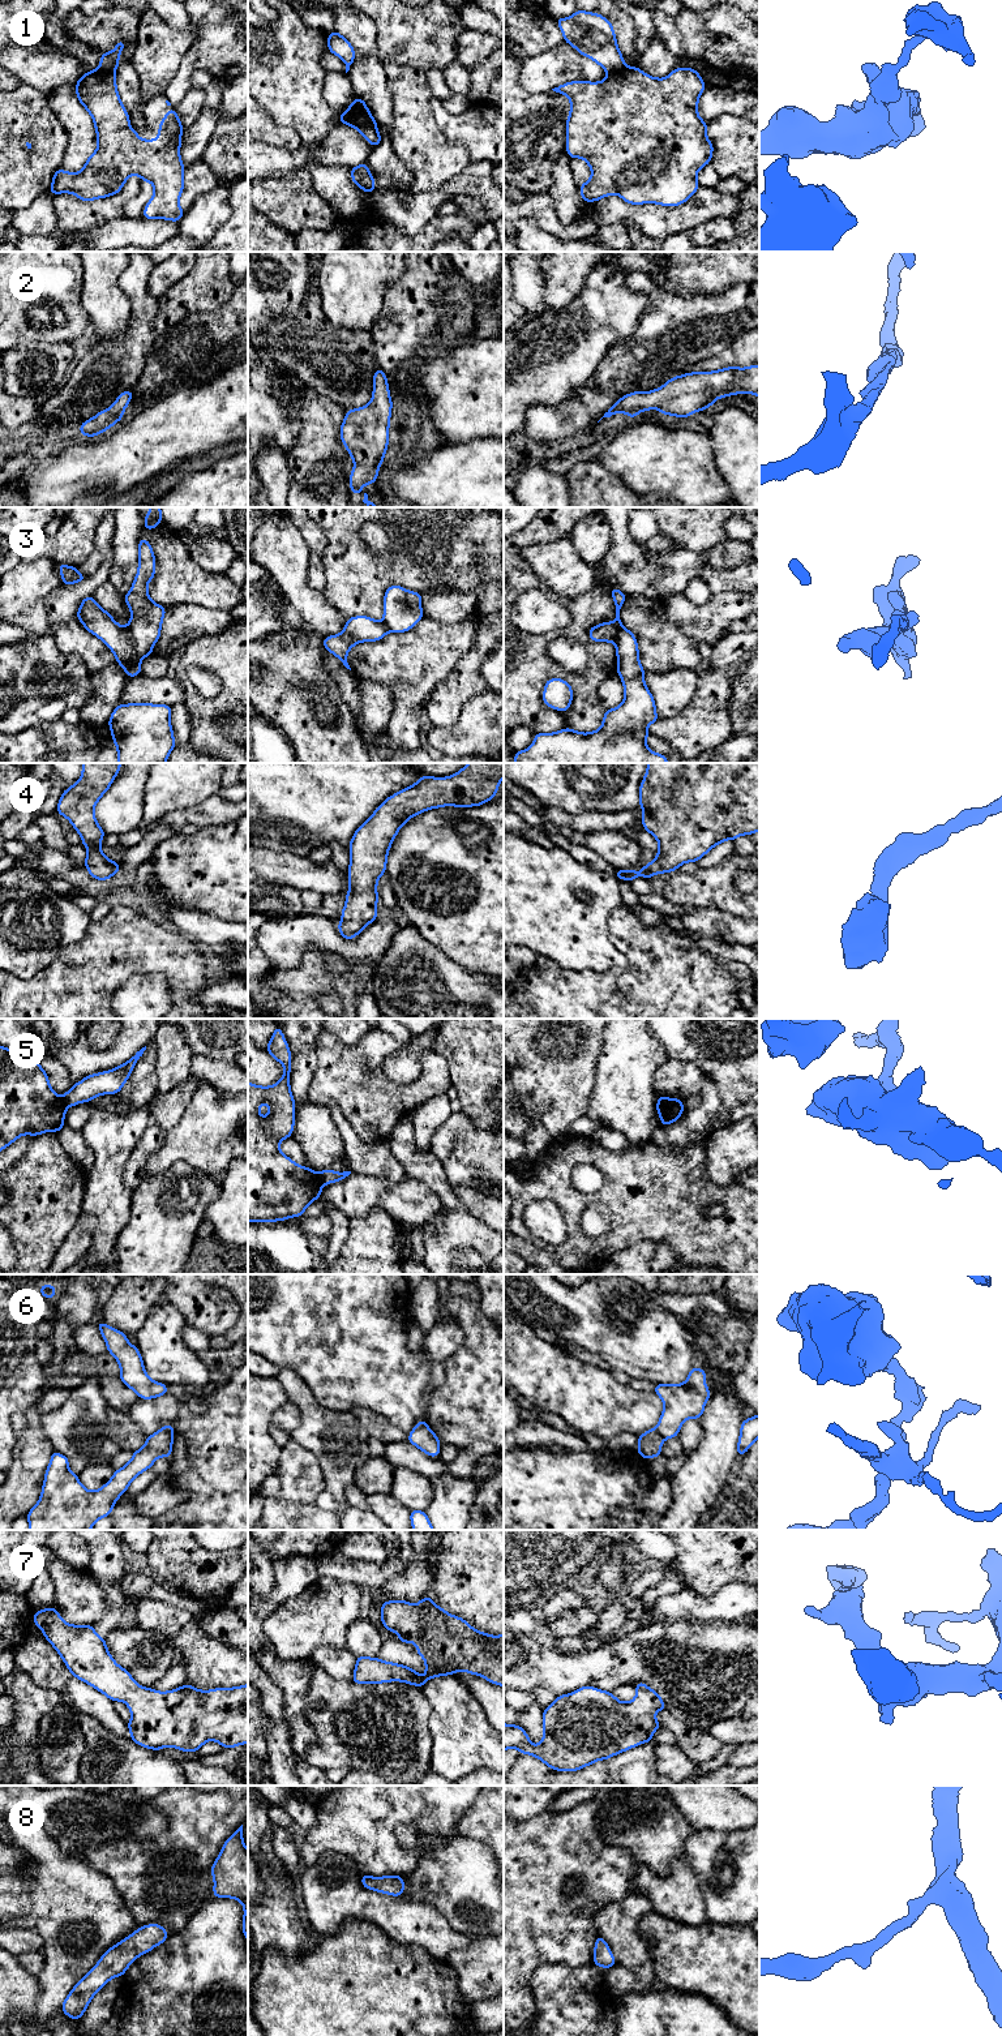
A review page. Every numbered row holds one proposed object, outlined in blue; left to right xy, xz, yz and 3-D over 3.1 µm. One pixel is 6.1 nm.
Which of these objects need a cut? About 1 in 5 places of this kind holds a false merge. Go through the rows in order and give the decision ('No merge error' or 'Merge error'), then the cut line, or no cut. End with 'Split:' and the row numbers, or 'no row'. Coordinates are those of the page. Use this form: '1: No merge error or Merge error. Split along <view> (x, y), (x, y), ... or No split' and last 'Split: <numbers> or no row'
1: Merge error. Split along yz (625, 65), (619, 71), (608, 73)
2: No merge error. No split
3: Merge error. Split along xy (127, 626), (135, 650), (142, 658)
4: No merge error. No split
5: Merge error. Split along xz (317, 1173), (322, 1183)
6: Merge error. Split along yz (655, 1427), (663, 1440)
7: No merge error. No split
8: No merge error. No split
Split: 1, 3, 5, 6

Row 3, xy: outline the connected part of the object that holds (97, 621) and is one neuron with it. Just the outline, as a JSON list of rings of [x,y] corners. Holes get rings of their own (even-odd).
[[[93,596],[82,600],[76,618],[115,653],[115,660],[124,668],[127,677],[141,674],[142,657],[136,652],[128,626],[120,626]]]

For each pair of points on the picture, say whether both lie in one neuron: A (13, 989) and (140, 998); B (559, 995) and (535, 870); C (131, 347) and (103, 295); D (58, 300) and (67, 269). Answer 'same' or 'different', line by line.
A: different
B: different
C: different
D: same

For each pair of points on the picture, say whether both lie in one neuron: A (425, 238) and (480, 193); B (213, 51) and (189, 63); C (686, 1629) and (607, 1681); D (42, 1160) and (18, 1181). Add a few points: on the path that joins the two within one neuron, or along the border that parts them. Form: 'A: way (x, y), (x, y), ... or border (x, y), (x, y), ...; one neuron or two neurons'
A: border (458, 213), (480, 222); two neurons
B: way (208, 54), (195, 59); one neuron
C: way (663, 1634), (658, 1638), (633, 1642), (620, 1658); one neuron
D: way (37, 1164), (24, 1177); one neuron

